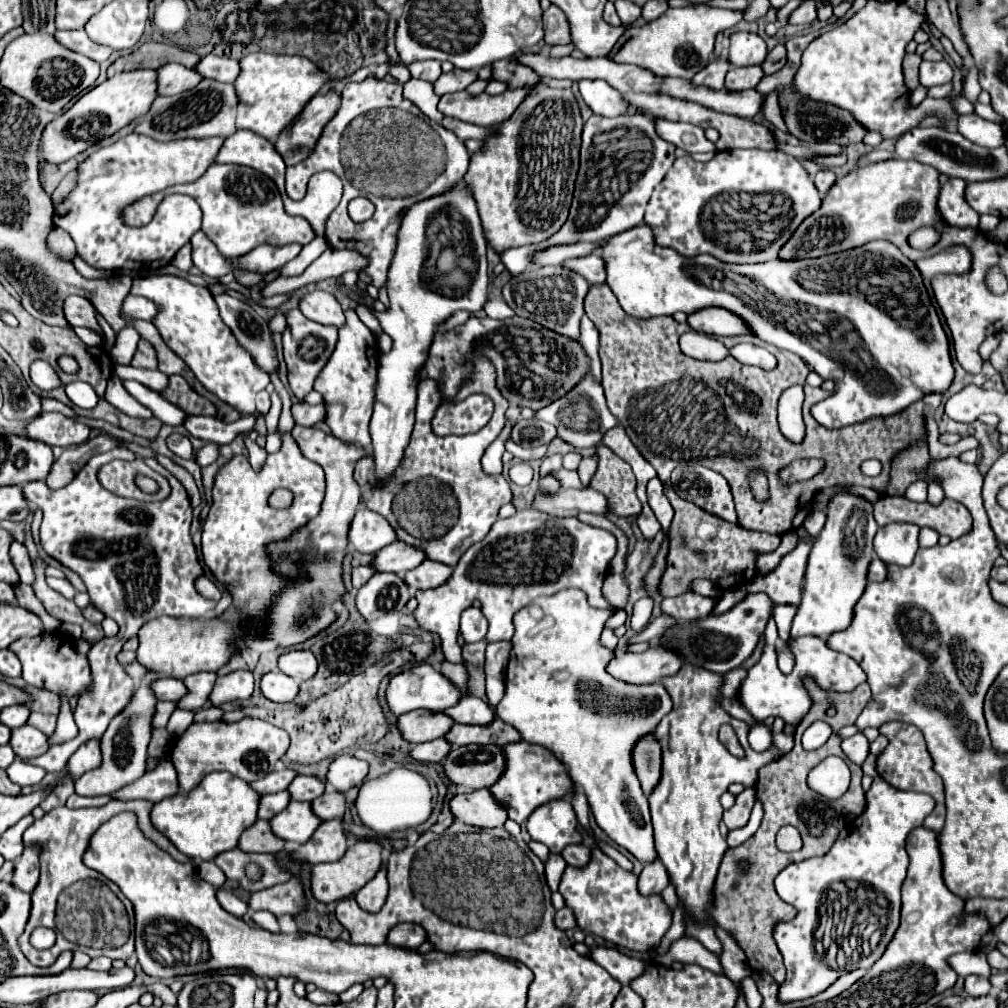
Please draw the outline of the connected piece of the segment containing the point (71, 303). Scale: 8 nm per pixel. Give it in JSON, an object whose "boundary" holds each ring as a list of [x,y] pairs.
{"boundary":[[[71,295],[71,297],[65,299],[63,311],[65,311],[65,317],[71,323],[71,327],[79,325],[79,327],[93,329],[95,333],[101,335],[101,341],[105,343],[105,333],[103,333],[99,321],[97,321],[97,309],[93,307],[93,303],[89,303],[89,299]]]}

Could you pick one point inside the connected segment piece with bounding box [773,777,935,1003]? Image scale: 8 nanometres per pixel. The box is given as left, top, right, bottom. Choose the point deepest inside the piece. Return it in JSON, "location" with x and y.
{"location":[848,902]}

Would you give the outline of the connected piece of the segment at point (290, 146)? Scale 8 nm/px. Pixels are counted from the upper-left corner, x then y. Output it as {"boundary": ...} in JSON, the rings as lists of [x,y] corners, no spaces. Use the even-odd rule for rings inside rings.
{"boundary":[[[331,89],[327,93],[317,93],[303,109],[303,113],[281,131],[275,147],[287,165],[297,165],[307,159],[321,137],[321,131],[333,113],[341,107],[341,93]]]}

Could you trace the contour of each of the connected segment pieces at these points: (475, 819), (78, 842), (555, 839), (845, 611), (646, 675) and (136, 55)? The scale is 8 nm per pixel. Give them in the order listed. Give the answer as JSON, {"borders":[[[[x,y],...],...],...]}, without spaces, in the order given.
{"borders":[[[[477,789],[477,791],[465,791],[451,799],[451,811],[455,819],[477,825],[477,827],[503,827],[507,821],[507,811],[493,799],[493,793],[489,789]]],[[[133,799],[133,801],[111,801],[103,807],[87,807],[87,809],[67,809],[67,807],[57,807],[49,813],[45,813],[43,819],[35,819],[35,823],[23,833],[23,843],[25,847],[41,847],[41,853],[39,853],[39,867],[41,867],[41,877],[39,877],[39,883],[31,895],[31,917],[29,917],[29,923],[23,931],[23,935],[19,937],[19,947],[23,951],[23,955],[33,963],[33,965],[39,965],[39,967],[49,967],[55,963],[55,959],[59,957],[59,953],[69,950],[74,951],[75,945],[69,943],[61,933],[57,933],[57,943],[47,949],[46,951],[39,951],[35,947],[31,947],[29,943],[29,935],[35,927],[51,927],[55,928],[55,910],[57,907],[57,897],[59,893],[73,885],[75,881],[79,879],[93,879],[93,875],[97,875],[97,871],[93,869],[87,869],[81,861],[87,845],[89,845],[89,837],[97,831],[99,823],[105,823],[107,819],[111,819],[113,815],[121,813],[121,811],[135,811],[137,817],[139,817],[139,827],[143,829],[143,833],[155,841],[157,845],[161,845],[163,851],[169,851],[177,861],[183,861],[187,863],[189,859],[185,855],[181,855],[177,851],[177,847],[173,847],[173,843],[169,843],[169,839],[165,839],[165,835],[161,835],[151,819],[149,819],[149,811],[153,809],[153,803],[145,803],[145,799]]],[[[551,801],[537,807],[529,821],[527,831],[533,841],[549,847],[551,853],[561,853],[567,845],[579,845],[583,841],[579,823],[569,801]]],[[[847,485],[835,487],[833,501],[827,503],[827,523],[813,541],[805,571],[803,601],[793,619],[789,641],[805,635],[825,637],[833,631],[847,629],[853,617],[853,607],[865,591],[865,575],[873,559],[873,537],[879,525],[873,519],[873,503],[845,491],[845,487]]],[[[651,645],[643,653],[625,653],[615,657],[607,671],[627,683],[643,685],[657,683],[665,675],[675,675],[685,665],[685,659],[677,655],[677,651],[669,651],[663,645]]],[[[143,43],[137,51],[119,57],[107,71],[109,77],[121,71],[133,71],[133,69],[157,69],[167,63],[181,63],[185,67],[195,67],[201,61],[201,55],[169,45],[169,43]]]]}

